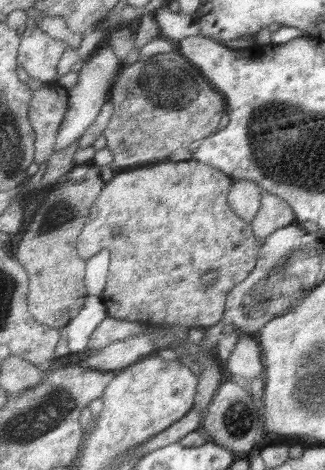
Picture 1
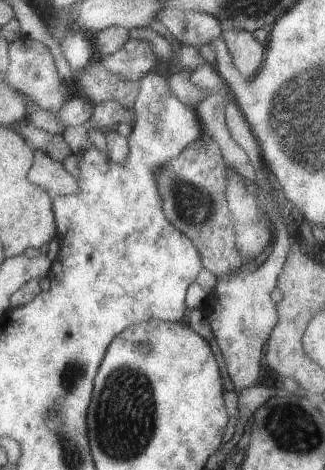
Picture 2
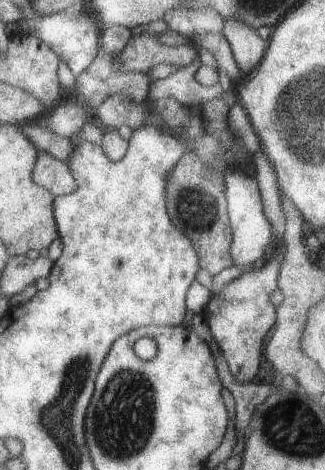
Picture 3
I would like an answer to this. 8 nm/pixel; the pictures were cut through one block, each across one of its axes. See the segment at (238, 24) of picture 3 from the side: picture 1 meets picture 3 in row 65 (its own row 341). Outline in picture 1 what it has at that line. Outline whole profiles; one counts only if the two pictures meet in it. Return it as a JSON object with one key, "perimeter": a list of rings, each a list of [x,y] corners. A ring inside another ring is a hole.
{"perimeter":[[[239,334],[237,344],[229,354],[229,360],[223,362],[225,370],[233,380],[249,384],[263,370],[263,364],[261,364],[263,350],[259,348],[259,344],[261,342],[257,342],[257,334],[251,334],[251,336]]]}

